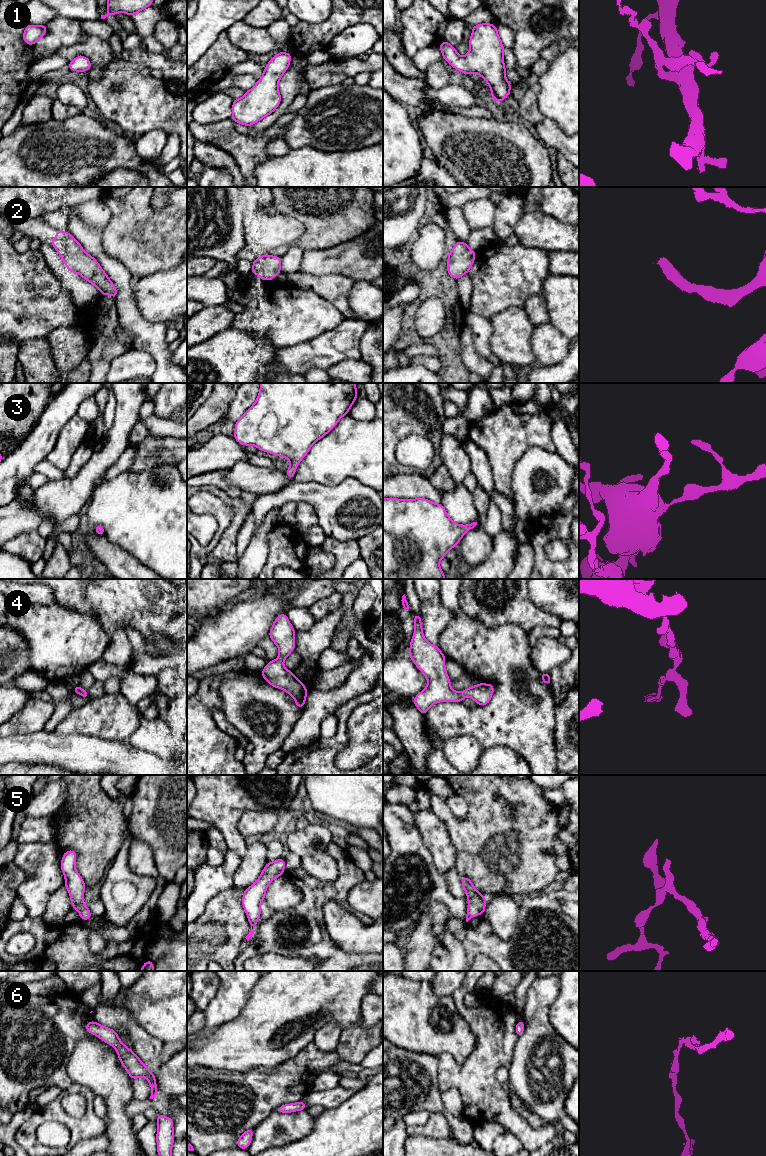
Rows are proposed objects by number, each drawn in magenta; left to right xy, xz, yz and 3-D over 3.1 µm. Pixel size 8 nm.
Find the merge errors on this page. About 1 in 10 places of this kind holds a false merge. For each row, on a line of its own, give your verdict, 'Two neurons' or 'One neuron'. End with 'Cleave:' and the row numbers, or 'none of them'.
1: One neuron
2: One neuron
3: One neuron
4: One neuron
5: One neuron
6: One neuron
Cleave: none of them

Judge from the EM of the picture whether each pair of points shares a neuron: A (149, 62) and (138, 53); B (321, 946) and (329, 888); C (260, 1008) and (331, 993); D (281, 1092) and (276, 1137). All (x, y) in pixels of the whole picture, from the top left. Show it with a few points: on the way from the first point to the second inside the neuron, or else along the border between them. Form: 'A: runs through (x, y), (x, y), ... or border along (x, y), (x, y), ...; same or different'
A: runs through (146, 59), (141, 56); same
B: runs through (315, 932), (315, 902); same
C: runs through (278, 1008), (284, 1008), (299, 993), (313, 993); same
D: border along (274, 1110), (256, 1126); different

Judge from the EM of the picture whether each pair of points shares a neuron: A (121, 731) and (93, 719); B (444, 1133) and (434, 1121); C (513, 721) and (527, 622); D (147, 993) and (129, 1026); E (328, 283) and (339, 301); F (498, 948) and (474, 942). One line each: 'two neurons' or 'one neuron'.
A: one neuron
B: one neuron
C: two neurons
D: two neurons
E: one neuron
F: one neuron

